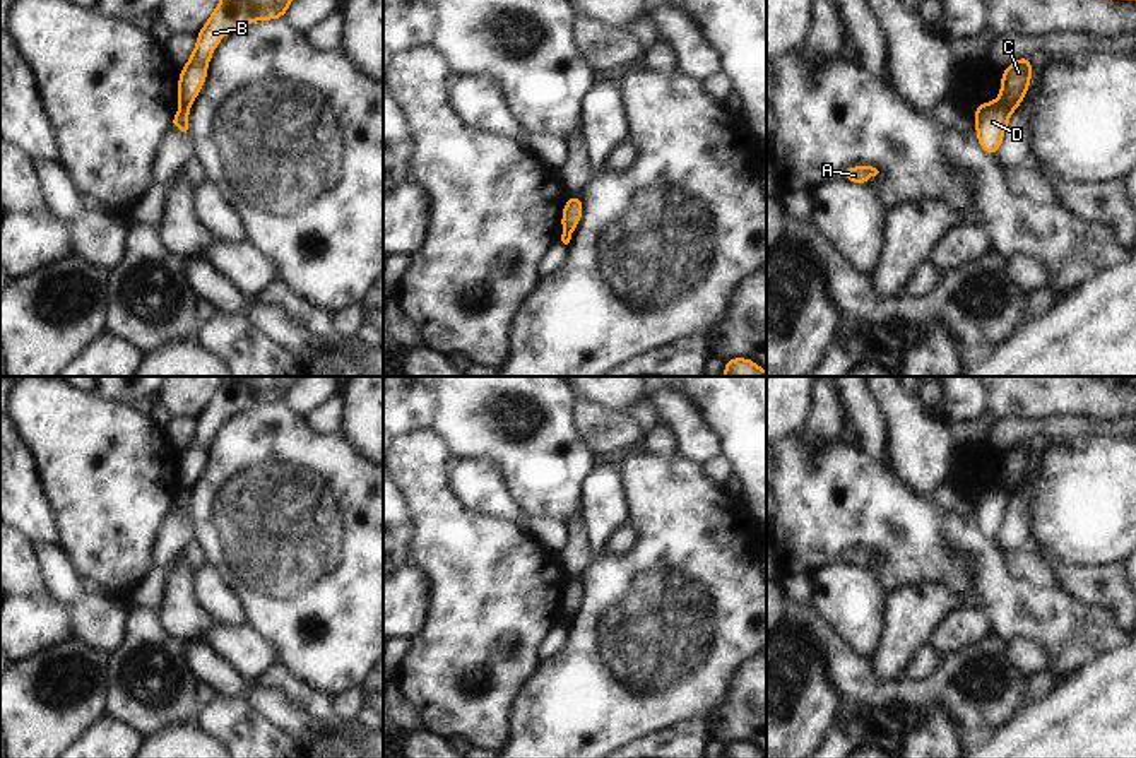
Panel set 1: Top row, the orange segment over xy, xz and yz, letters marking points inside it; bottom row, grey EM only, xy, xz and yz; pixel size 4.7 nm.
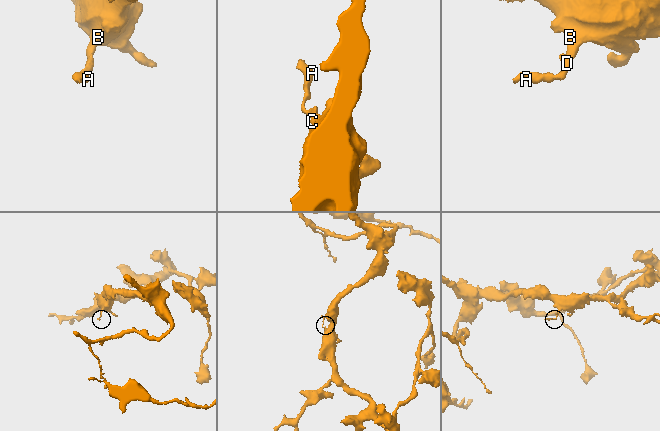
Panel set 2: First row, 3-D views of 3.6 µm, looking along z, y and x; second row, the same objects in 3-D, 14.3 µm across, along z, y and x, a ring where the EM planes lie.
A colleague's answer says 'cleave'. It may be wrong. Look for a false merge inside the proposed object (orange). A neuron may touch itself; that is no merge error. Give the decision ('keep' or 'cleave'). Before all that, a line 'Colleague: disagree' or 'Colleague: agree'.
Colleague: agree
cleave

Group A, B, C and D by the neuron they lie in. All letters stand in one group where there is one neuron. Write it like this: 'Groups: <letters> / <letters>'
Groups: A D / B C.

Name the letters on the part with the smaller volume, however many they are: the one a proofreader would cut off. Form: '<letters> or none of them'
A, D

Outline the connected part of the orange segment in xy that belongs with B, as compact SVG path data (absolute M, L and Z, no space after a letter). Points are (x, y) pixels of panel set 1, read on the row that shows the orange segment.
M219 0L217 9L209 15L197 34L197 46L178 79L180 106L190 106L198 96L205 79L207 65L217 43L231 31L257 19L284 19L293 0Z

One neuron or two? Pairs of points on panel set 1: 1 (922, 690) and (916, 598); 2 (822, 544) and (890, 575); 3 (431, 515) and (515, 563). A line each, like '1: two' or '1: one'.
1: two
2: one
3: one

